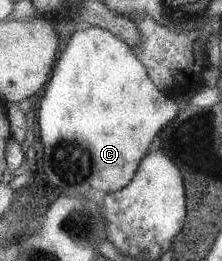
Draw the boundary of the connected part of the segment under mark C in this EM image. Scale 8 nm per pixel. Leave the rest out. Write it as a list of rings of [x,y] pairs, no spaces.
[[[95,25],[75,32],[60,59],[56,60],[55,72],[38,102],[38,126],[44,146],[42,167],[49,186],[74,196],[88,196],[94,191],[118,191],[131,183],[153,139],[180,109],[170,94],[155,88],[142,61],[114,34]]]

